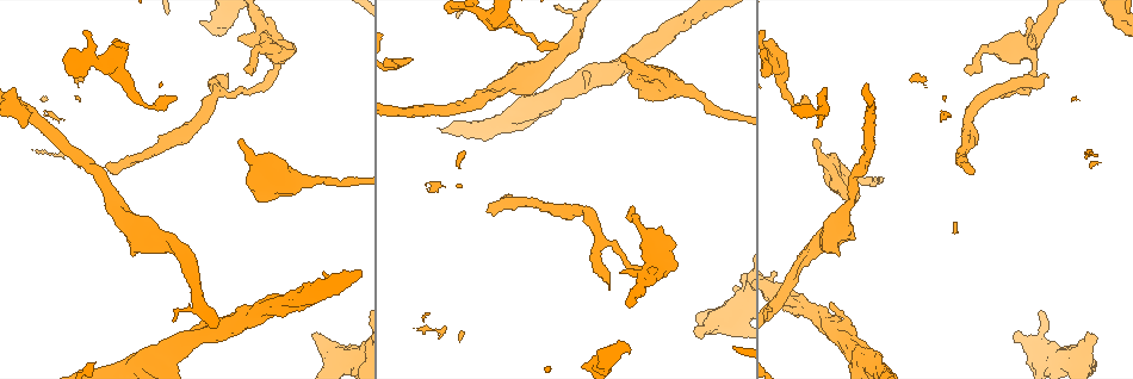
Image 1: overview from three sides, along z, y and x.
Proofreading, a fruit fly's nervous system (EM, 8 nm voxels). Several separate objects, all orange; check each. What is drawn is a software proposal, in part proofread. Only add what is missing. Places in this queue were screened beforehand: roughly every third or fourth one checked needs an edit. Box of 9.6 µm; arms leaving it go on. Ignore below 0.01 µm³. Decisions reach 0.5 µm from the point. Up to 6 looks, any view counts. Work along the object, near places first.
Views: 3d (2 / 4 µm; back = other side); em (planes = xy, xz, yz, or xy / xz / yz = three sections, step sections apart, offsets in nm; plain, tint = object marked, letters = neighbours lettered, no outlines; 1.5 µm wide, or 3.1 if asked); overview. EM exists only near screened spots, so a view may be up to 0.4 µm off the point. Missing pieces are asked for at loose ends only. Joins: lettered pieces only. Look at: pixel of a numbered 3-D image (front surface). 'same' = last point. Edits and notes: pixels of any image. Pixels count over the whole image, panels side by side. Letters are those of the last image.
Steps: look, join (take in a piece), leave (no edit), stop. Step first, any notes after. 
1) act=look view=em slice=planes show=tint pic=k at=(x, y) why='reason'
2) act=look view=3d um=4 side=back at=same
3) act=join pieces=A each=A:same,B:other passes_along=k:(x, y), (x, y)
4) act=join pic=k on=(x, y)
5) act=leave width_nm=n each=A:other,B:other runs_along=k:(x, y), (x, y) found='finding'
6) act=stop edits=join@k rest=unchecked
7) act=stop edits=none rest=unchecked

act=look view=3d um=4 pic=1 at=(556, 44)

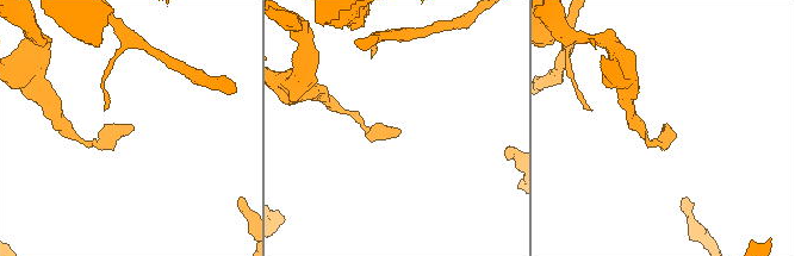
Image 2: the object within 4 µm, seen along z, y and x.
act=look view=em slice=xy step=8 show=letters pic=2 at=(134, 126)

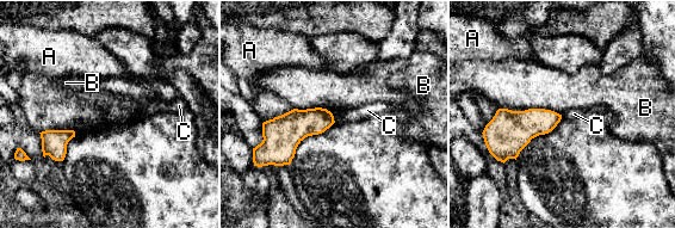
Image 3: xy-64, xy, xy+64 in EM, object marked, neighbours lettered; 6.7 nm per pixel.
act=leave longest_contact=B:440nm each=A:other,B:other,C:other border=3:(333, 116), (335, 122) found='none of them fits'

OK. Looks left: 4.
act=look view=em um=3.1 slice=planes show=letters pic=1 at=(623, 56) why='free end'

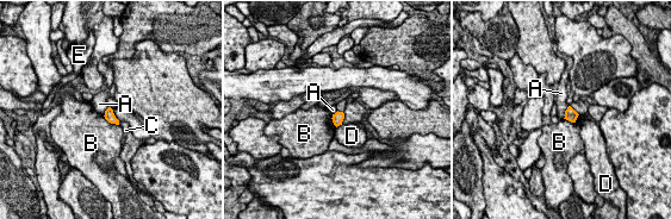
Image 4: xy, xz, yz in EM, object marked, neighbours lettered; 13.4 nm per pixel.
act=leave longest_contact=B:240nm each=A:other,B:other,C:other,D:other,E:other found='no lettered piece goes on from it'

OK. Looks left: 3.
act=look view=em slice=planes show=letters pic=1 at=(253, 72) why='an open end'

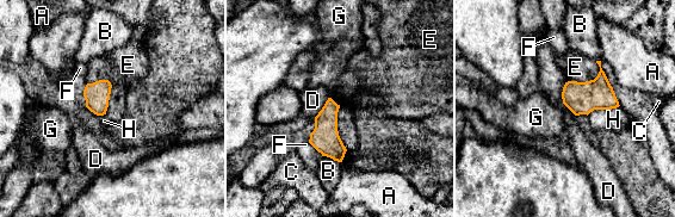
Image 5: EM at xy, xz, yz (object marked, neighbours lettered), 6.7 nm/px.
act=leave width_nm=160 each=A:other,B:other,C:other,D:other,E:other,F:other,G:other,H:other found='no lettered piece goes on from it'

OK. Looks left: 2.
act=stop edits=none rest=unchecked

